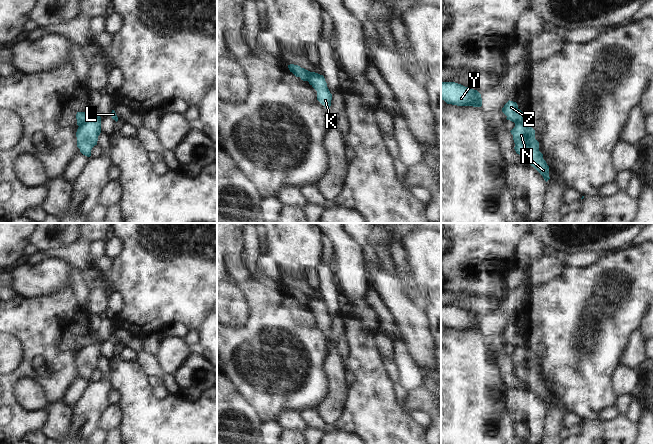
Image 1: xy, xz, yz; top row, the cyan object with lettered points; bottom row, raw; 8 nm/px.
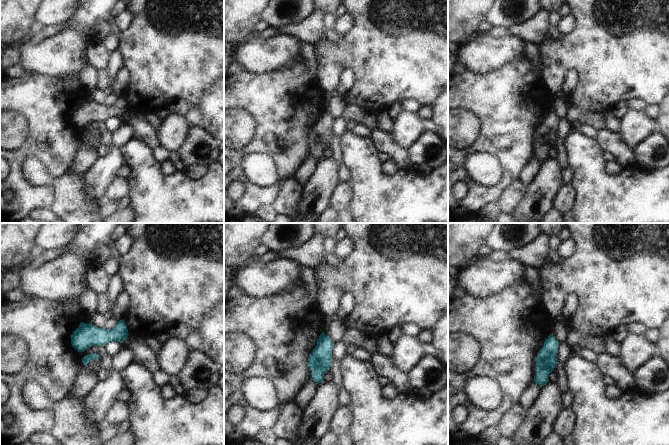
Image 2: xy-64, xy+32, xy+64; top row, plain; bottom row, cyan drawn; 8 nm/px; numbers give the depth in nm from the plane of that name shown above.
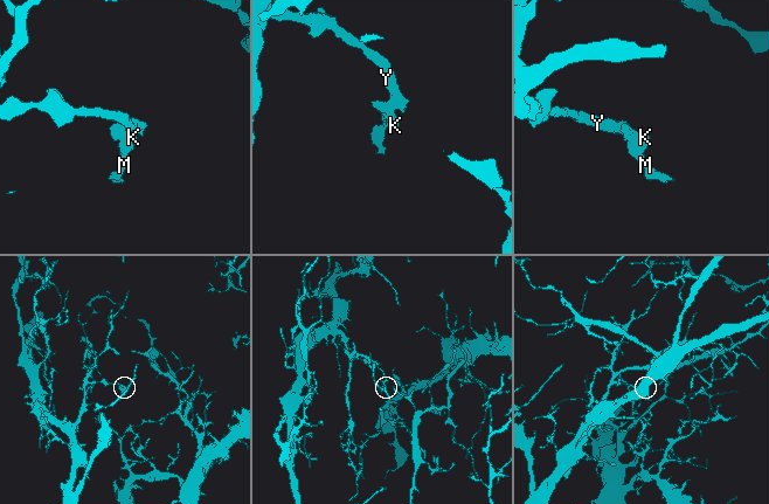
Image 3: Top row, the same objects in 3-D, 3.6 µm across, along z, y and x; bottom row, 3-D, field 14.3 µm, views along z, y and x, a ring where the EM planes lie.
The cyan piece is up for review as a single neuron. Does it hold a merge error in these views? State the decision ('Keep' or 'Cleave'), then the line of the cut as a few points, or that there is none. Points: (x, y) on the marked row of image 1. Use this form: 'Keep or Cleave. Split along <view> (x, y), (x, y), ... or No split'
Cleave. Split along xy (99, 116), (95, 116), (79, 126)

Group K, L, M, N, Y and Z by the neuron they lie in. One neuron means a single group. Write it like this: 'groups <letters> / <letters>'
groups K M N / L Y Z

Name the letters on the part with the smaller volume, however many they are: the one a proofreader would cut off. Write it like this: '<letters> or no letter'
K, M, N

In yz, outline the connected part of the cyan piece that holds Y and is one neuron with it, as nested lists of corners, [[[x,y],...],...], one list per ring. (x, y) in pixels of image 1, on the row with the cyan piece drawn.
[[[441,81],[441,99],[447,104],[457,106],[482,106],[481,94],[477,90],[455,82]]]

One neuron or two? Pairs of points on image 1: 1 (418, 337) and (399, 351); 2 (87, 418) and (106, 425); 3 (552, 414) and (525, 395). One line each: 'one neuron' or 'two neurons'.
1: two neurons
2: two neurons
3: two neurons

